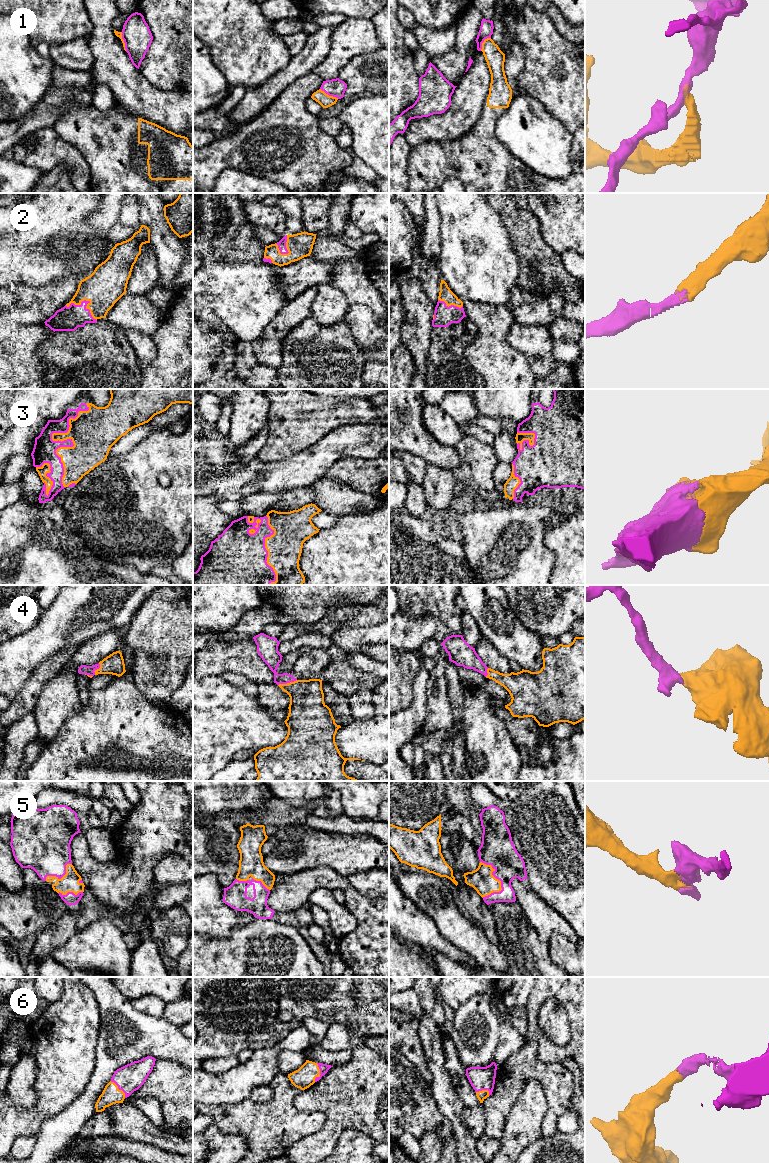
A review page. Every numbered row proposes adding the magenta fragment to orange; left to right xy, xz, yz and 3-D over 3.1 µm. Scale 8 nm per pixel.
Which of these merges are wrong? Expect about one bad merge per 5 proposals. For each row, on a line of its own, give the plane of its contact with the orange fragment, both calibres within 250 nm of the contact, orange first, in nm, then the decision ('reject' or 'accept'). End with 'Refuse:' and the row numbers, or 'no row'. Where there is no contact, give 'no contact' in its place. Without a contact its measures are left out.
1: contact in xy; calibres 50 and 220 nm; reject
2: contact in xy; calibres 300 and 190 nm; accept
3: contact in xy; calibres 360 and 190 nm; accept
4: contact in xz; calibres 280 and 140 nm; accept
5: contact in yz; calibres 190 and 280 nm; accept
6: contact in xz; calibres 170 and 70 nm; accept
Refuse: 1

